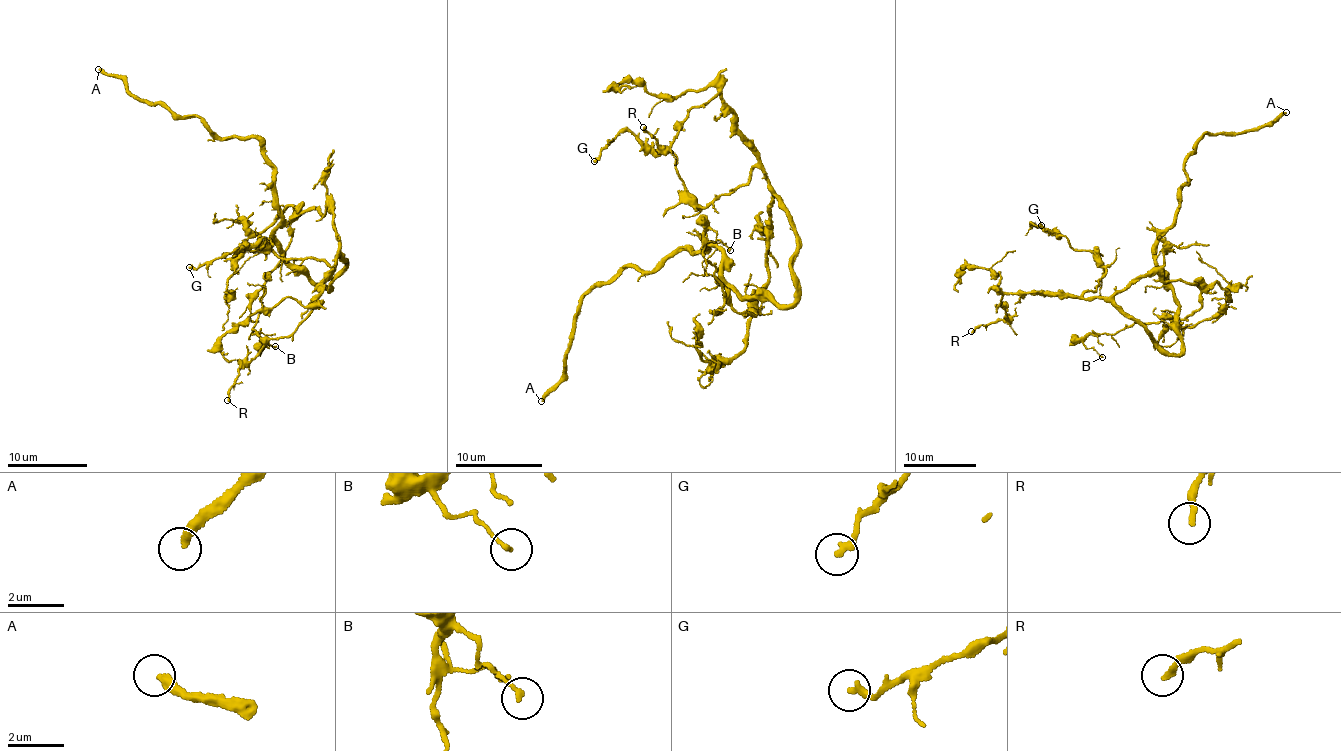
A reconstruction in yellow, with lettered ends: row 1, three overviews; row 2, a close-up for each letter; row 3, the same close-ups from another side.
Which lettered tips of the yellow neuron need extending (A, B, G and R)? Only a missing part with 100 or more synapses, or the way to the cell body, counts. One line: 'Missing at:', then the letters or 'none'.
Missing at: A

